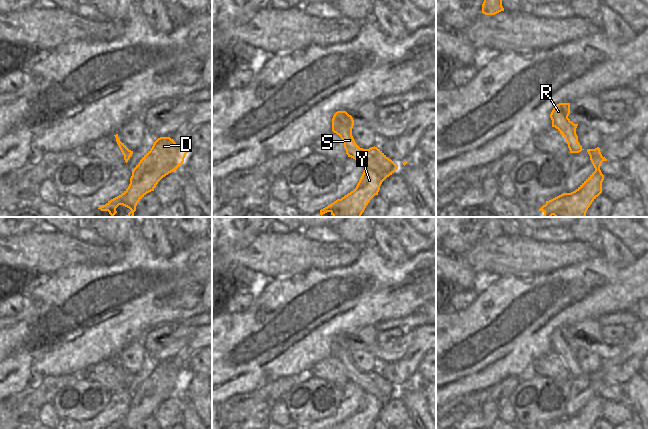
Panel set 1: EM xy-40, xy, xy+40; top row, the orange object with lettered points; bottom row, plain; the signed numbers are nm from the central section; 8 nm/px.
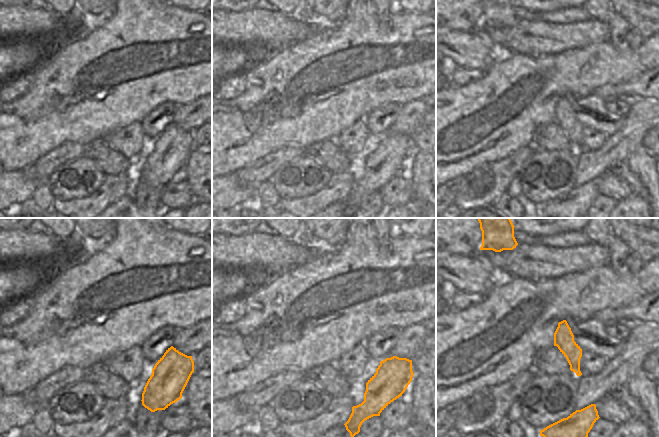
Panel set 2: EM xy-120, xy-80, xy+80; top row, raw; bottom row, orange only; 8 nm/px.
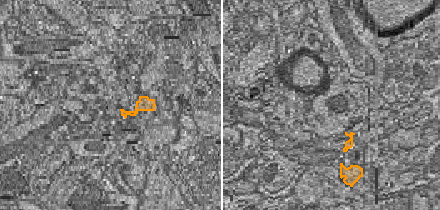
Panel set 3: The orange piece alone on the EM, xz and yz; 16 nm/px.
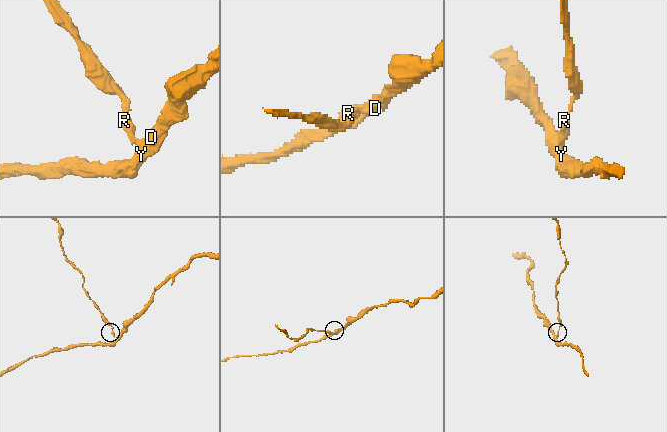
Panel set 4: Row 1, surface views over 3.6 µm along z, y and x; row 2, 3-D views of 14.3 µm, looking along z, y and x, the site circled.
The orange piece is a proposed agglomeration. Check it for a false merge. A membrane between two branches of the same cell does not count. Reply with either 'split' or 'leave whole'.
split

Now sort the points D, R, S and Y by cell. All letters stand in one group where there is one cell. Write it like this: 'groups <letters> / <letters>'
groups D Y / R S

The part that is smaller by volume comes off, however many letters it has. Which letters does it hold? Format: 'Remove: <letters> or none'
Remove: R, S.

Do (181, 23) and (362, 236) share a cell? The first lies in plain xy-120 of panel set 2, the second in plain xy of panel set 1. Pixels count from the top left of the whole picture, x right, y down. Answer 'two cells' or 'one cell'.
two cells

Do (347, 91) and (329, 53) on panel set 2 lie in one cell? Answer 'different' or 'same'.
same

